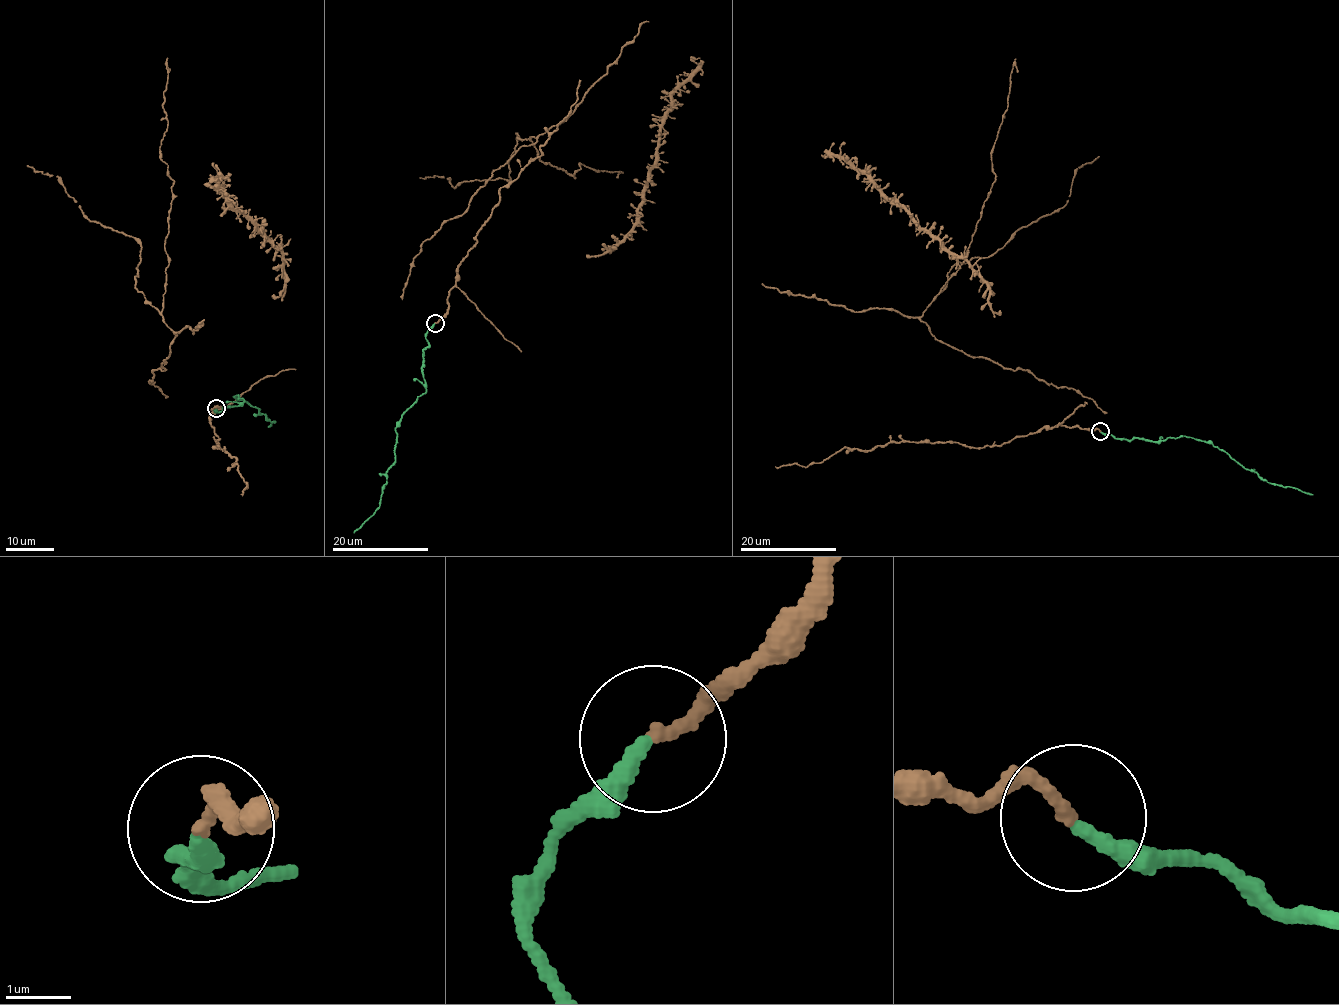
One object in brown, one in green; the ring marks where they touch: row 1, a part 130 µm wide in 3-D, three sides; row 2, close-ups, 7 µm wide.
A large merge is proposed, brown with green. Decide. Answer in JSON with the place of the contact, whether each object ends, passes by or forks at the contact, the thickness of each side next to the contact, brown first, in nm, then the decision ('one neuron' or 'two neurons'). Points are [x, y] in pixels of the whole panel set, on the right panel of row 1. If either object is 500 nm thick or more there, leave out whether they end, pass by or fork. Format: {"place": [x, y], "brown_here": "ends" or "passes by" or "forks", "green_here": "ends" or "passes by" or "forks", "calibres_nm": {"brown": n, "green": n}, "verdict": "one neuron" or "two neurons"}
{"place": [1100, 431], "brown_here": "ends", "green_here": "ends", "calibres_nm": {"brown": 190, "green": 240}, "verdict": "two neurons"}

